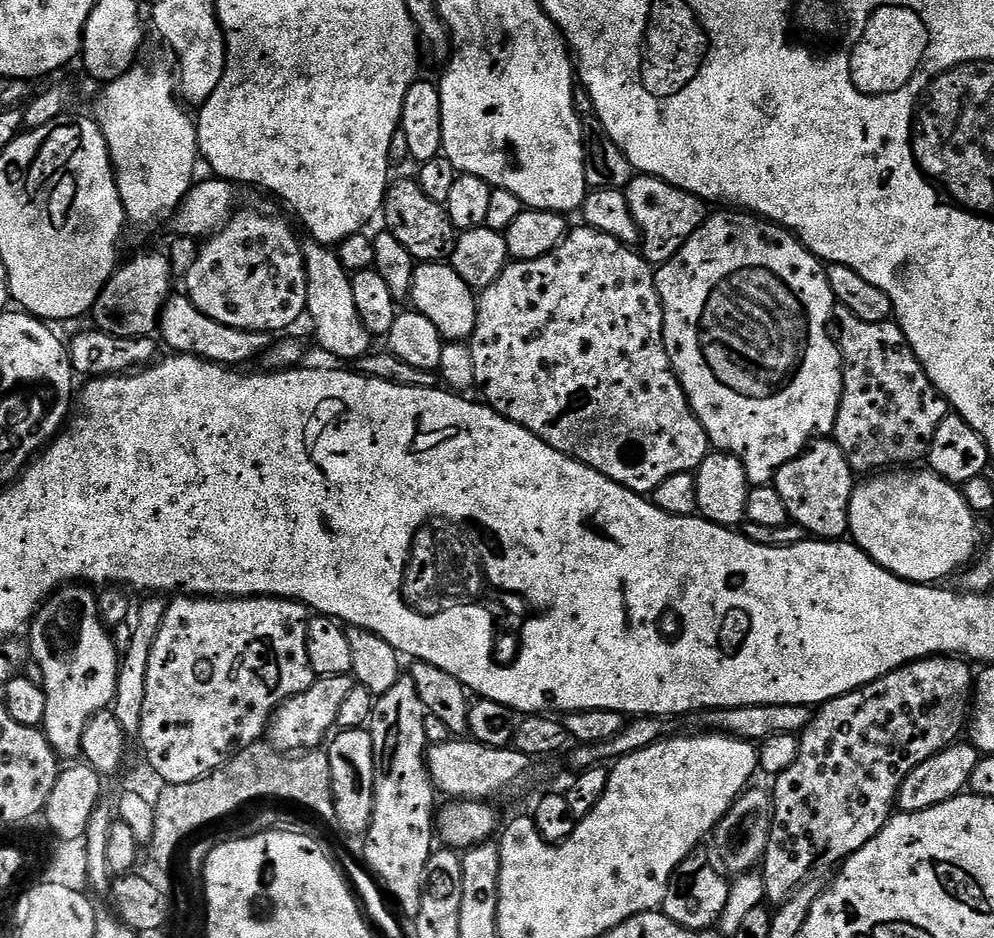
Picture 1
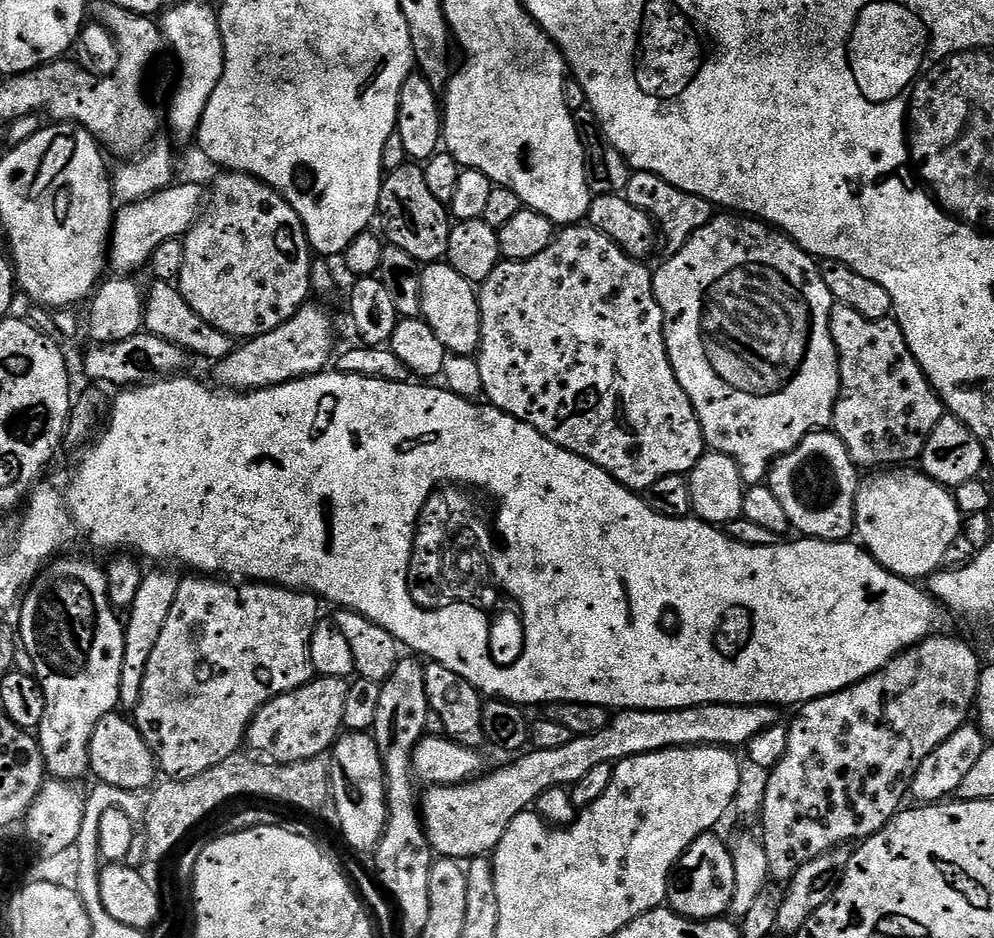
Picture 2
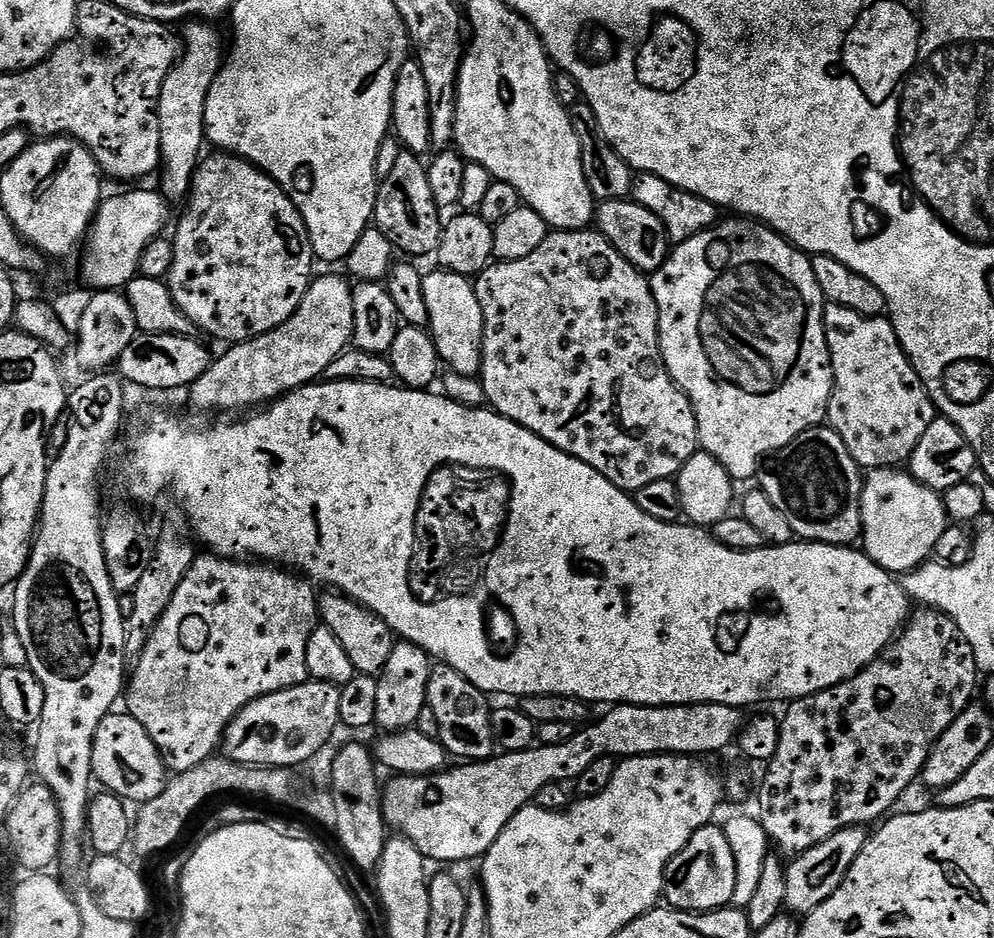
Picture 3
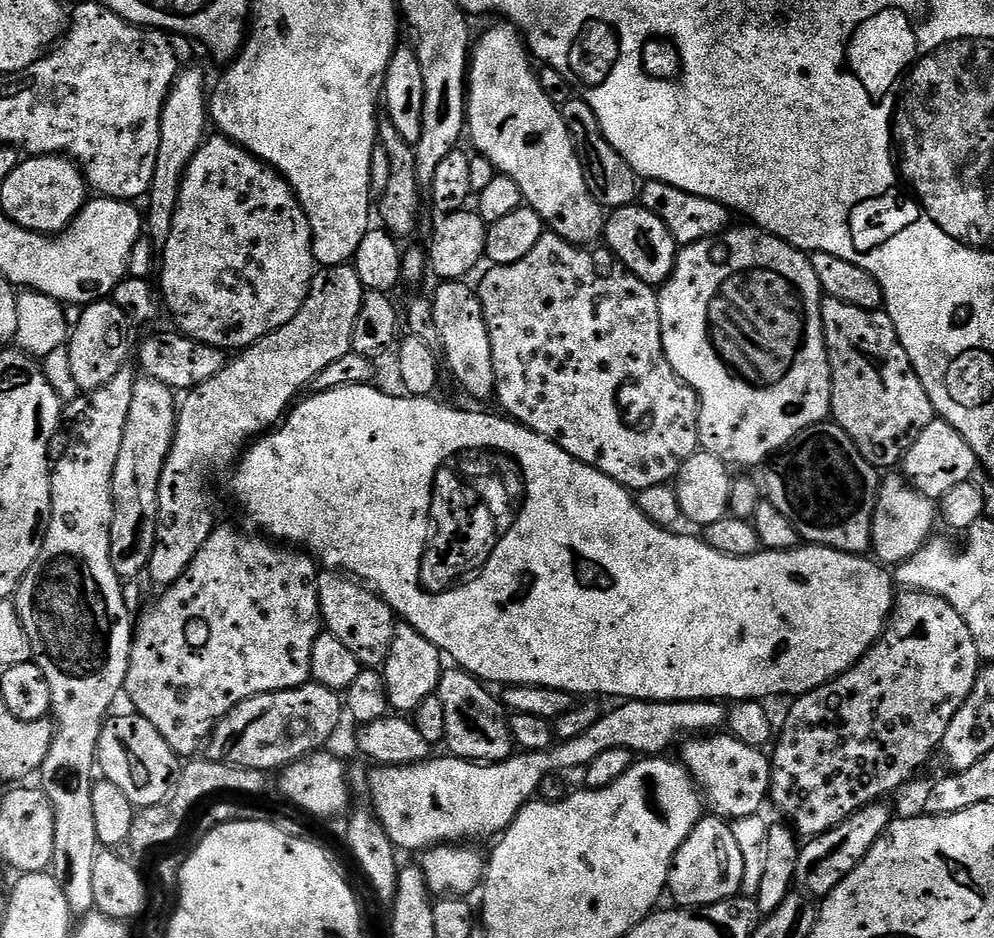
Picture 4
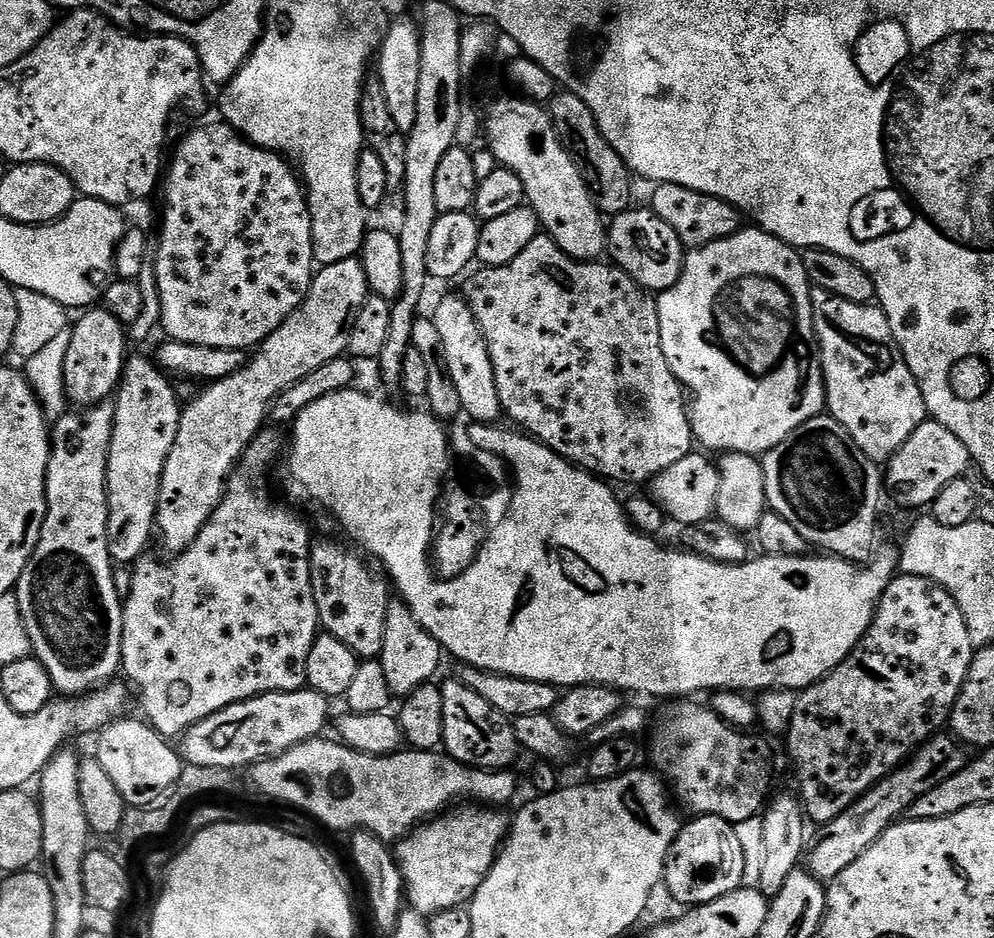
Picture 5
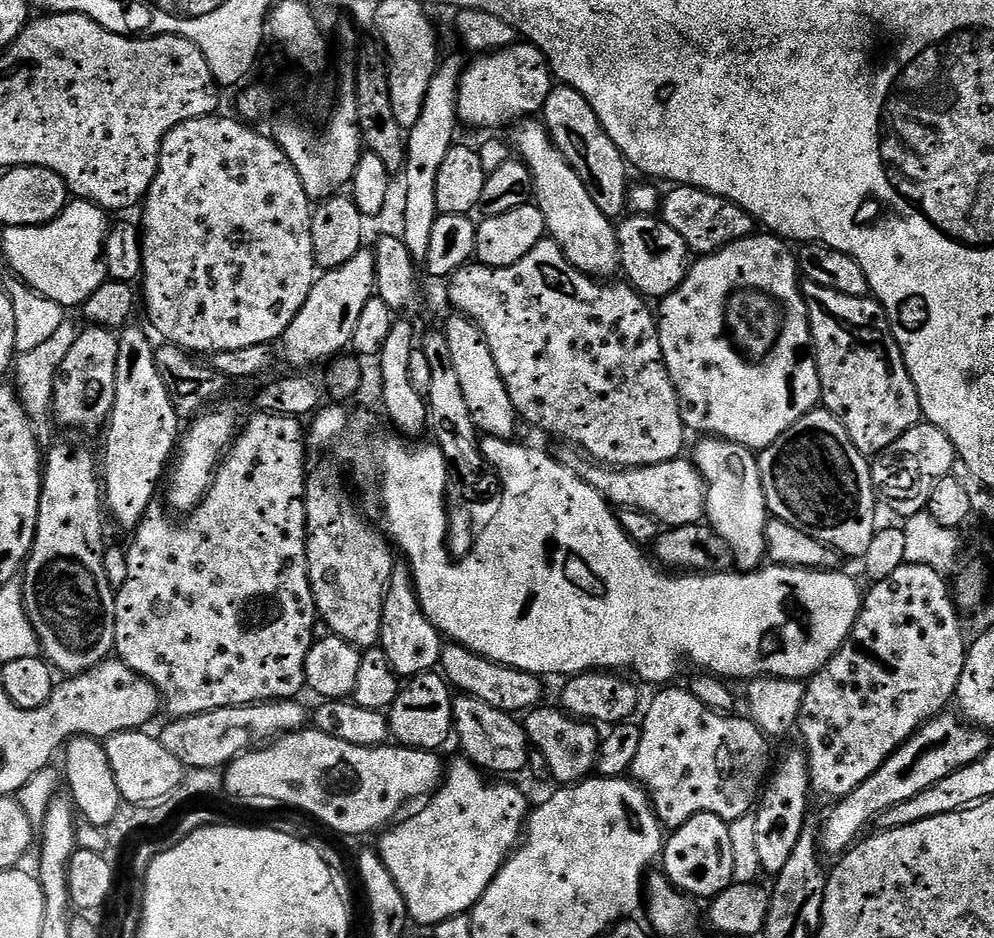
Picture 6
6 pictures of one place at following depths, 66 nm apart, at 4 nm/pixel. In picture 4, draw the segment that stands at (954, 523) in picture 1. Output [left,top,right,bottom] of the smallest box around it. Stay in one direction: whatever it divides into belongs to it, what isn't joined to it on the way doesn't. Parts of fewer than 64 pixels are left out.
[872,475,938,566]

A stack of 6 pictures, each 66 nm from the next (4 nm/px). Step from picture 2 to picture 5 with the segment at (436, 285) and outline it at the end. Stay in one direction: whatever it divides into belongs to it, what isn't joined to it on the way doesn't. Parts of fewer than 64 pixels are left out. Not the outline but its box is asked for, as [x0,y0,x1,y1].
[430,295,502,424]

